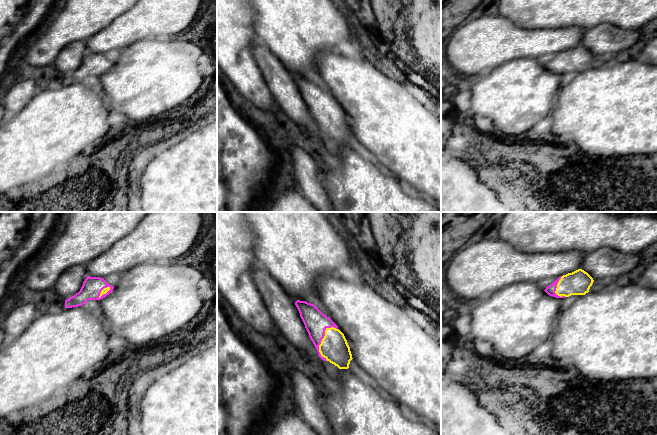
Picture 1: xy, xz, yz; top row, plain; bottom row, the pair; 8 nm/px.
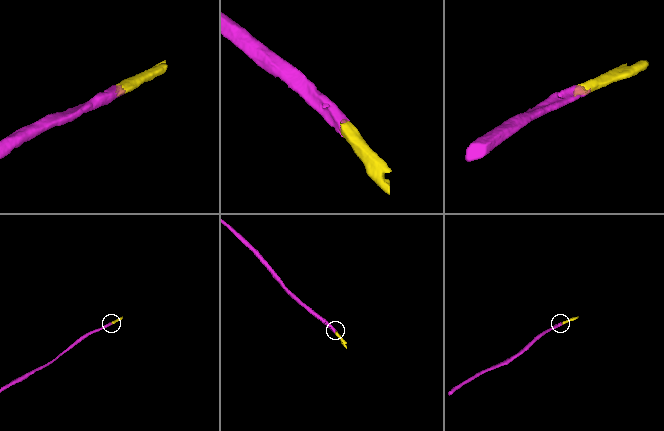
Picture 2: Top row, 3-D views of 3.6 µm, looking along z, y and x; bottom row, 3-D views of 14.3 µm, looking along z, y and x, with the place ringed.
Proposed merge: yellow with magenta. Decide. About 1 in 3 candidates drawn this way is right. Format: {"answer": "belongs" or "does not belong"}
{"answer": "belongs"}

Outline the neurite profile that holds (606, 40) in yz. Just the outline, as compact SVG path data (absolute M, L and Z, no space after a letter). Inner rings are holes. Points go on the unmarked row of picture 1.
M611 24L586 29L580 45L587 48L594 57L609 58L632 47L642 36L642 27L626 31Z

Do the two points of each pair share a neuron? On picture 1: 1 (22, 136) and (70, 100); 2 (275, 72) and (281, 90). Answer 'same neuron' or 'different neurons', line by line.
1: same neuron
2: same neuron

